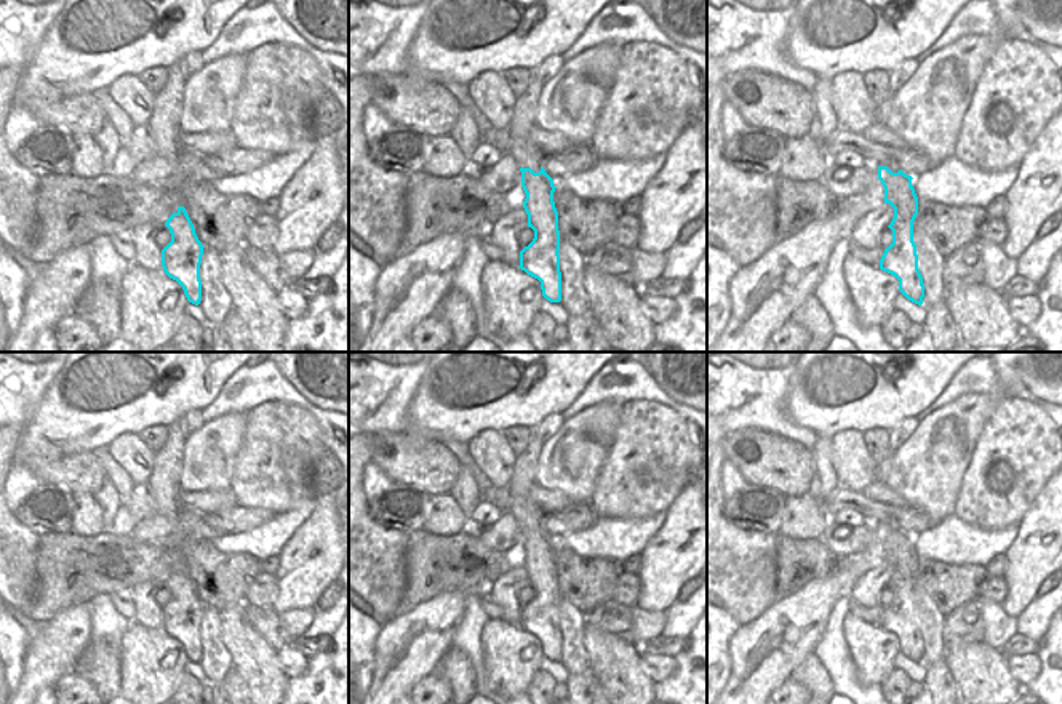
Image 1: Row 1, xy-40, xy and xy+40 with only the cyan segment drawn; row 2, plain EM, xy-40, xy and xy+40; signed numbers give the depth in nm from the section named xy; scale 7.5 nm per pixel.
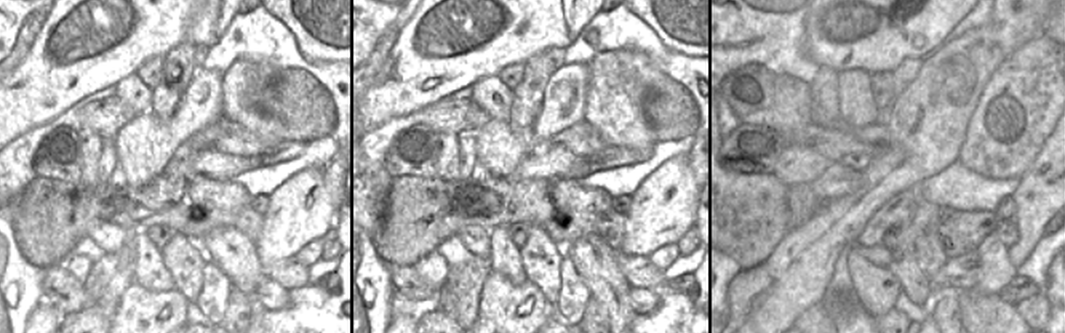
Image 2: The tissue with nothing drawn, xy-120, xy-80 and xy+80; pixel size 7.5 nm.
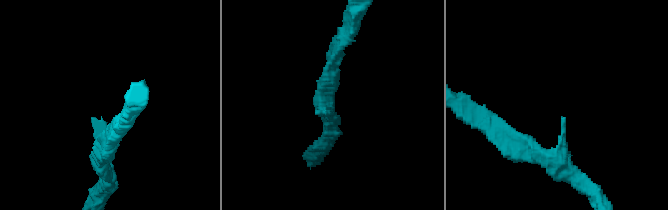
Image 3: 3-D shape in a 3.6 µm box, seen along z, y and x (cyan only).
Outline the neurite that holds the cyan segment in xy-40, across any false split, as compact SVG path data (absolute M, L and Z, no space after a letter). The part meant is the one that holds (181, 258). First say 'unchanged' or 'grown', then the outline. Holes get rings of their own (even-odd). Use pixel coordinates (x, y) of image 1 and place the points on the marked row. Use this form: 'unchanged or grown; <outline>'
unchanged; M179 206L165 226L170 229L171 242L162 250L162 267L182 286L187 301L198 306L202 301L200 264L205 246L184 206Z

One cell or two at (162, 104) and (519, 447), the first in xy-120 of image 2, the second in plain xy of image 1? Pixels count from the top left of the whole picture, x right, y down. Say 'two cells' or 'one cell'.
two cells

